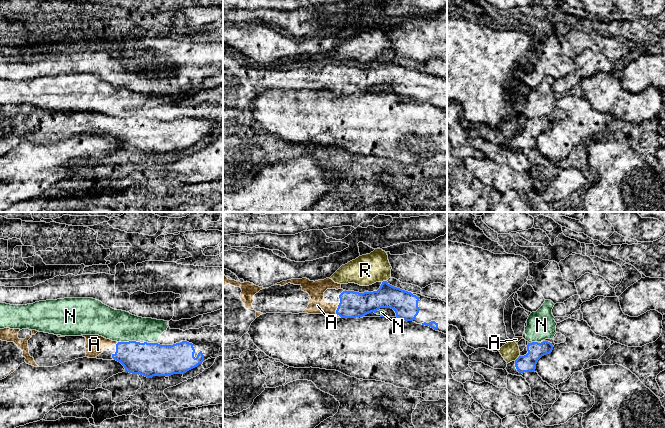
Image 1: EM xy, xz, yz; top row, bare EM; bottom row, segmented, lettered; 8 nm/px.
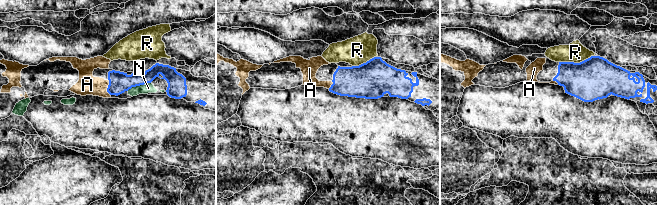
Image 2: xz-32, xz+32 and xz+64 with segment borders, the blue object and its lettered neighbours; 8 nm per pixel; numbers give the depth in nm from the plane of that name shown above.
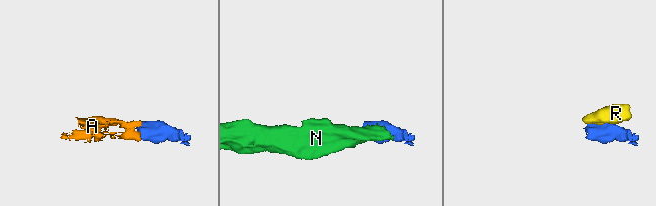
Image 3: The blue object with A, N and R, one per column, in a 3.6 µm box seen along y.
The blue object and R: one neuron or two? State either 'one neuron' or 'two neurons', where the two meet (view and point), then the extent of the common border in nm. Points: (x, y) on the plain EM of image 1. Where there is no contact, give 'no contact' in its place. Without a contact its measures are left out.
two neurons | xz (384, 57) | 40 nm

